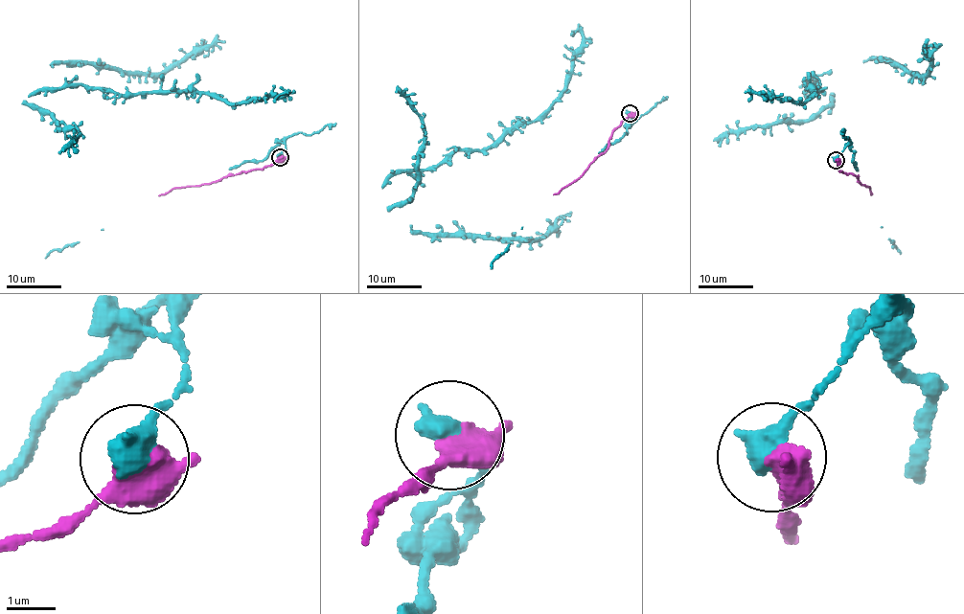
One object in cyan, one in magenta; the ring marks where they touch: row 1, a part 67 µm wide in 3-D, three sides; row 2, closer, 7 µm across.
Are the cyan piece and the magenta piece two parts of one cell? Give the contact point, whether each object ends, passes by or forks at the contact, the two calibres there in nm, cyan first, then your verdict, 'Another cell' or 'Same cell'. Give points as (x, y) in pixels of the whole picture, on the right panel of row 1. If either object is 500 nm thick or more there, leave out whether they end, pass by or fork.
Place: (836, 160). Thickness 600 nm (cyan) against 400 nm. Another cell

